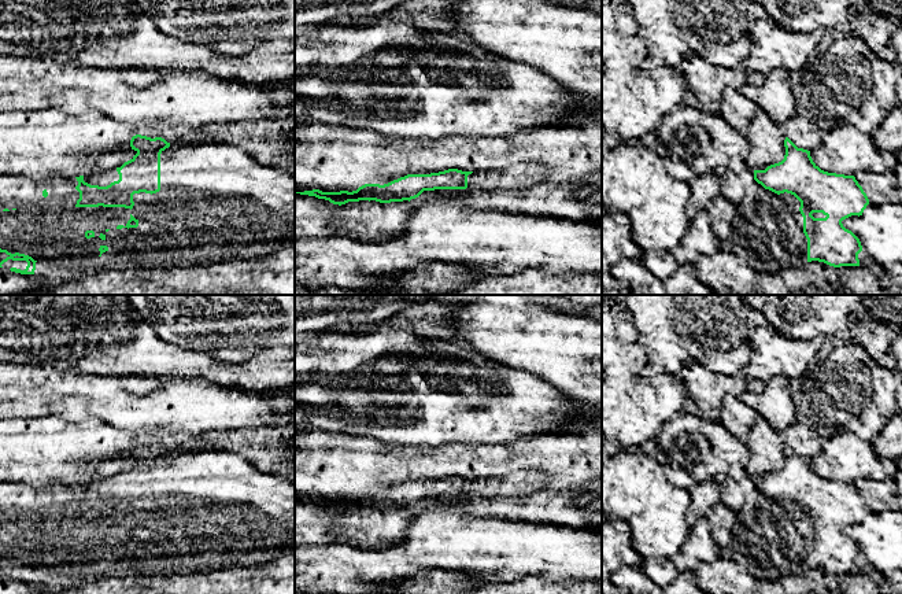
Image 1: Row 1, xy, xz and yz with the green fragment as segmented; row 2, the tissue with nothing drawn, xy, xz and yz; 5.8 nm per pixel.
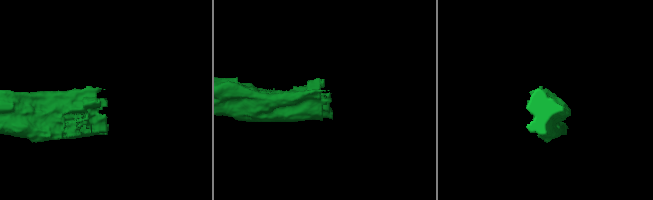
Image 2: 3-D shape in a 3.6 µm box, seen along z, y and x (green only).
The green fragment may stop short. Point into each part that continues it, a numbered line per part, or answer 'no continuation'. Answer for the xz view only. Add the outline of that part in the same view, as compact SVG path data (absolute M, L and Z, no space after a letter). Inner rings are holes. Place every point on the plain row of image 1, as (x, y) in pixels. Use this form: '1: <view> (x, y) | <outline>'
1: xz (520, 483) | M518 471L502 477L481 477L467 483L467 495L493 499L532 495L543 490L548 480L548 475L535 471Z

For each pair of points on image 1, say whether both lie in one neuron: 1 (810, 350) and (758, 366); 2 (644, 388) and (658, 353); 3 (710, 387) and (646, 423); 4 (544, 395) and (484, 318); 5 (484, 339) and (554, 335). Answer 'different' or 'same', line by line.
1: same
2: different
3: different
4: different
5: same

